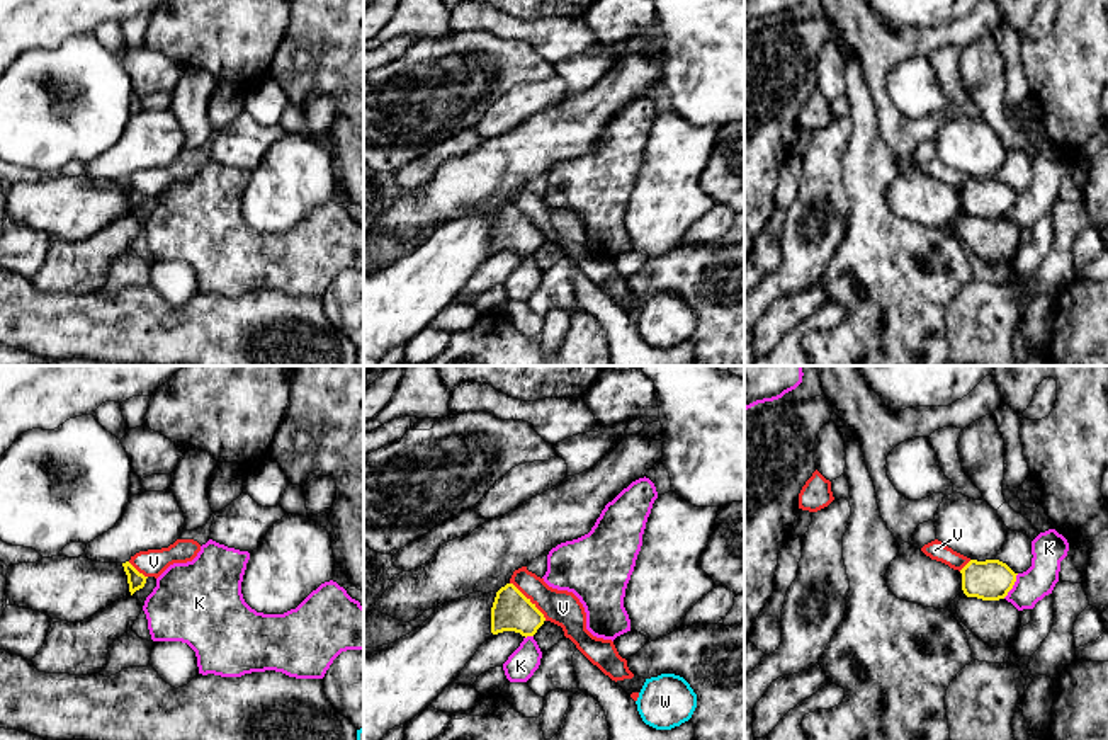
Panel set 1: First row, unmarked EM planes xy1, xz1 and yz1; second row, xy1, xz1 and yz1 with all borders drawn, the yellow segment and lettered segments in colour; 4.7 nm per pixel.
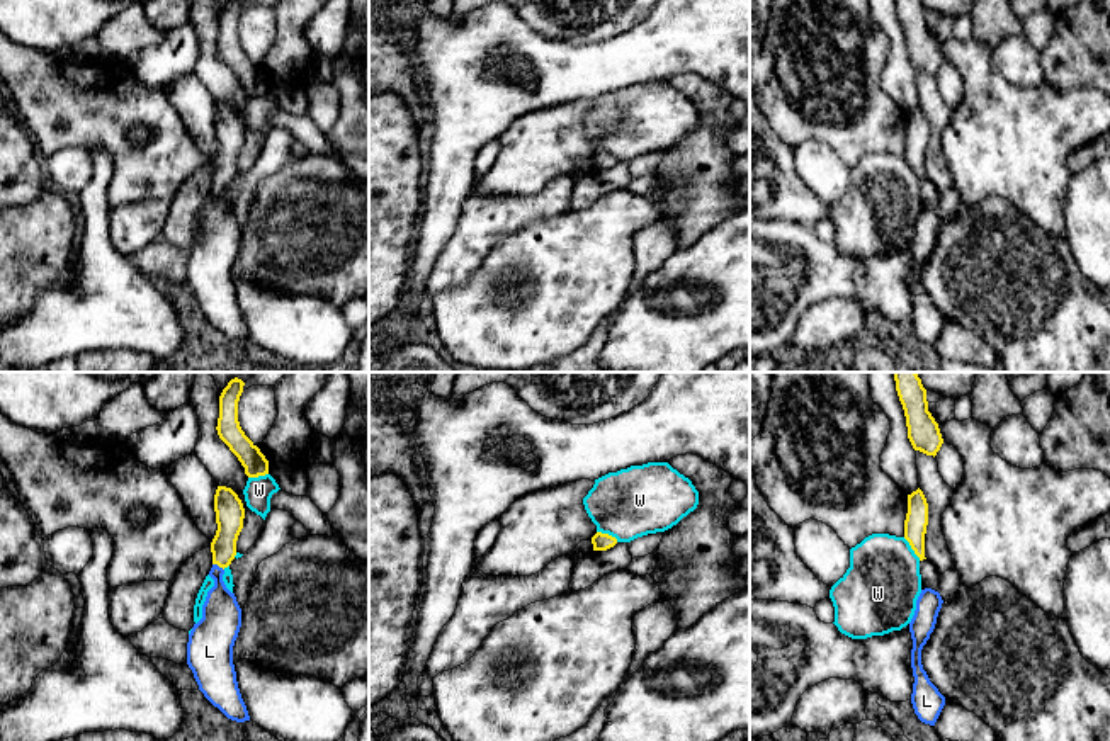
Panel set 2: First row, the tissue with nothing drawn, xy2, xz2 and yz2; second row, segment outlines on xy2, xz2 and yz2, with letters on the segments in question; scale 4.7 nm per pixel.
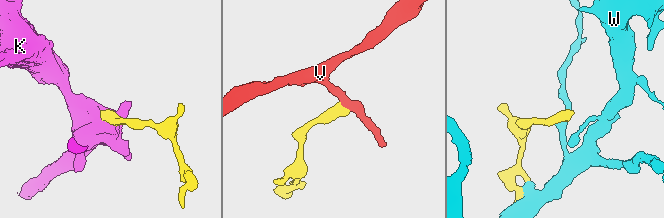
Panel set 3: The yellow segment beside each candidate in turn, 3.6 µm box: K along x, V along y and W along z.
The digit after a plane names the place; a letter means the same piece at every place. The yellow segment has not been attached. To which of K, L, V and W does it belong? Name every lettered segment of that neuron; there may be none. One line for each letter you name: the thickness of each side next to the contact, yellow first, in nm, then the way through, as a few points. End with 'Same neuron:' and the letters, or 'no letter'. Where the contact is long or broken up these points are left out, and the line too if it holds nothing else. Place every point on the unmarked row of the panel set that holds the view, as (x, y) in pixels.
L: 140/190 nm | across xy2 (230, 133), (230, 145), (218, 184), (221, 235)
Same neuron: L

